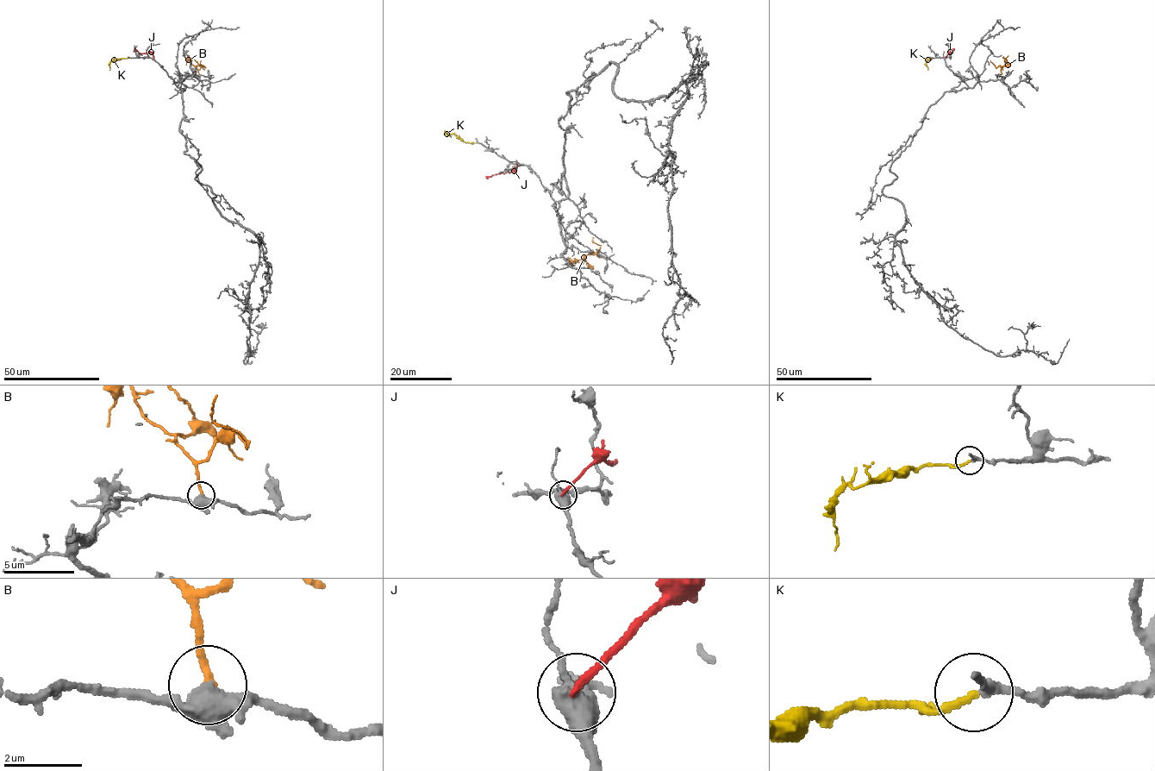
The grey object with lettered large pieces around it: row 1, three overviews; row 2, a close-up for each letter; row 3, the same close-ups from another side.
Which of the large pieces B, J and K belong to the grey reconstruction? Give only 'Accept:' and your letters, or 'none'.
Accept: B, K

